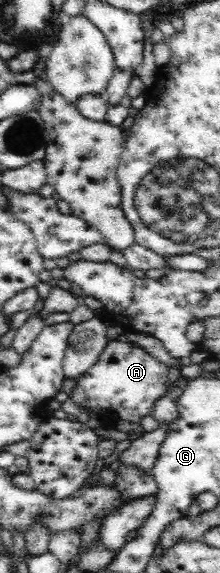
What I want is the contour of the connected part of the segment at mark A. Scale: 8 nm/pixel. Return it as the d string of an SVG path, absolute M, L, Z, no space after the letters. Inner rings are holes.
M109 339L98 358L74 379L75 385L68 398L87 414L105 415L99 417L101 422L124 421L140 425L144 417L152 416L155 405L172 387L167 370L167 364L157 360L141 345Z

